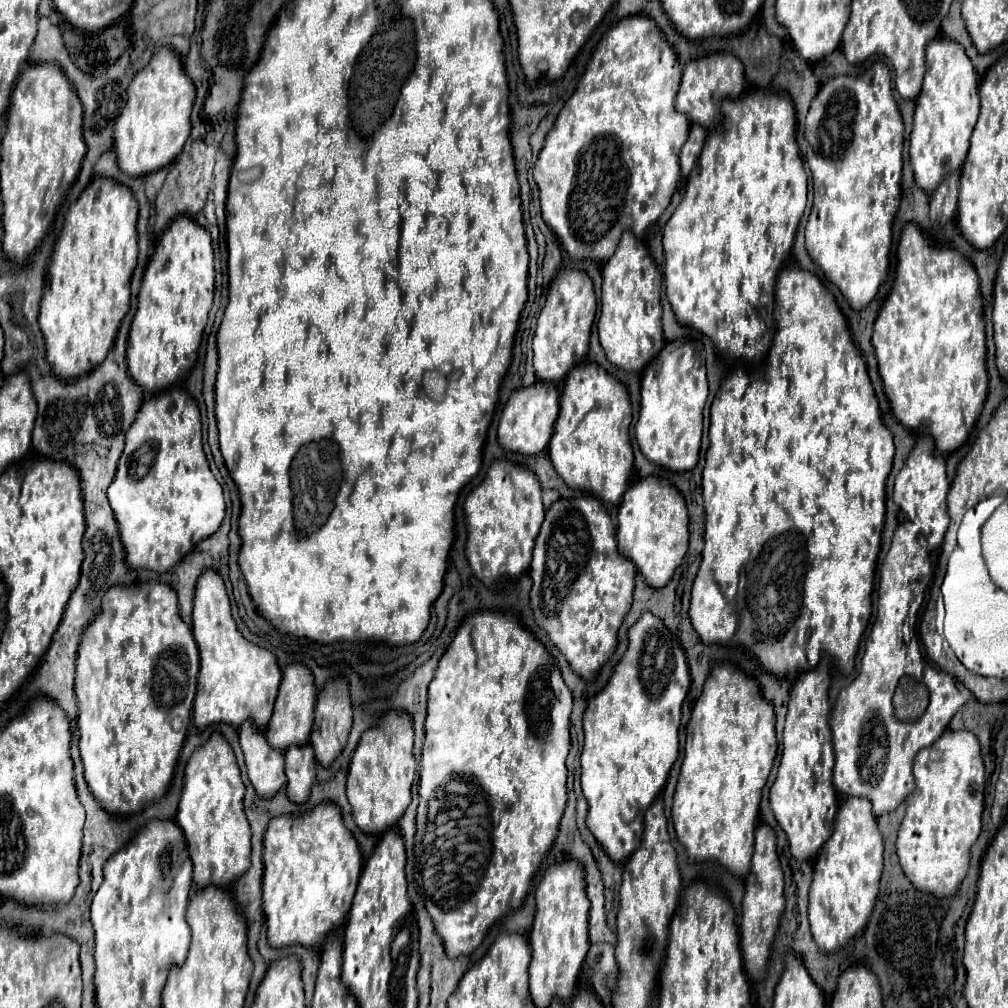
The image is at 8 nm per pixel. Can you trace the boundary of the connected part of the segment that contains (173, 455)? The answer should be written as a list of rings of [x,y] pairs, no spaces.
[[[172,386],[164,390],[164,394],[154,394],[152,398],[144,400],[134,424],[126,434],[126,448],[118,462],[116,478],[106,494],[120,526],[126,562],[132,568],[166,572],[202,538],[208,538],[220,528],[226,510],[222,488],[210,472],[206,454],[202,450],[202,422],[198,404],[184,388]]]

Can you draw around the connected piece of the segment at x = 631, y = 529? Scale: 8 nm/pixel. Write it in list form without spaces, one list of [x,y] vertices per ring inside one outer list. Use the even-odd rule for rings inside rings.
[[[664,478],[636,480],[618,506],[618,546],[636,564],[650,586],[666,586],[688,550],[688,512],[682,494]]]

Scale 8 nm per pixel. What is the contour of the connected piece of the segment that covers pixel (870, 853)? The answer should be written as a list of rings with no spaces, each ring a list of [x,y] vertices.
[[[848,796],[836,814],[834,820],[834,832],[828,838],[828,842],[822,846],[820,854],[814,860],[814,882],[810,886],[810,926],[816,944],[826,950],[834,952],[842,948],[850,938],[854,938],[868,922],[868,914],[872,912],[872,906],[876,904],[878,894],[878,882],[882,874],[882,836],[878,830],[876,816],[872,812],[872,804],[866,798],[854,798]]]

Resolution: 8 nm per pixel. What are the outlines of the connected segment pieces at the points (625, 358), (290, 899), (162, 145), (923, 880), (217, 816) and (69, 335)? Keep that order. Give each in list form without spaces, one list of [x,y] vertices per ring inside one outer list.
[[[624,230],[614,256],[602,266],[602,278],[602,310],[598,320],[600,344],[612,364],[628,372],[642,372],[666,342],[662,336],[660,308],[662,272],[642,240],[638,240],[632,230]]]
[[[322,802],[306,814],[278,816],[264,834],[262,900],[268,920],[268,944],[302,944],[322,948],[326,934],[338,930],[350,910],[362,872],[362,854],[352,832],[344,826],[342,812],[332,802]]]
[[[162,46],[132,78],[126,106],[114,124],[114,152],[120,170],[130,176],[142,176],[174,162],[190,136],[194,98],[196,88],[182,66],[182,60],[170,46]]]
[[[944,730],[936,744],[928,750],[922,750],[914,758],[914,792],[906,798],[906,816],[900,824],[896,850],[902,870],[908,874],[908,880],[924,892],[930,892],[938,898],[952,896],[958,890],[958,884],[968,872],[970,848],[974,846],[980,834],[980,818],[984,810],[984,764],[980,756],[978,738],[968,732]]]
[[[212,734],[206,744],[198,746],[184,768],[184,786],[178,804],[176,822],[184,830],[188,852],[194,864],[194,882],[198,888],[208,884],[212,886],[226,886],[234,878],[238,878],[244,870],[248,870],[250,862],[250,826],[242,808],[244,800],[244,784],[240,778],[240,770],[236,764],[236,756],[222,734]]]
[[[94,176],[78,200],[68,208],[62,232],[54,244],[38,316],[46,342],[46,360],[56,376],[78,378],[80,374],[88,374],[88,370],[98,366],[112,348],[120,320],[126,316],[130,304],[130,276],[138,258],[136,222],[138,202],[132,190],[106,176]]]

